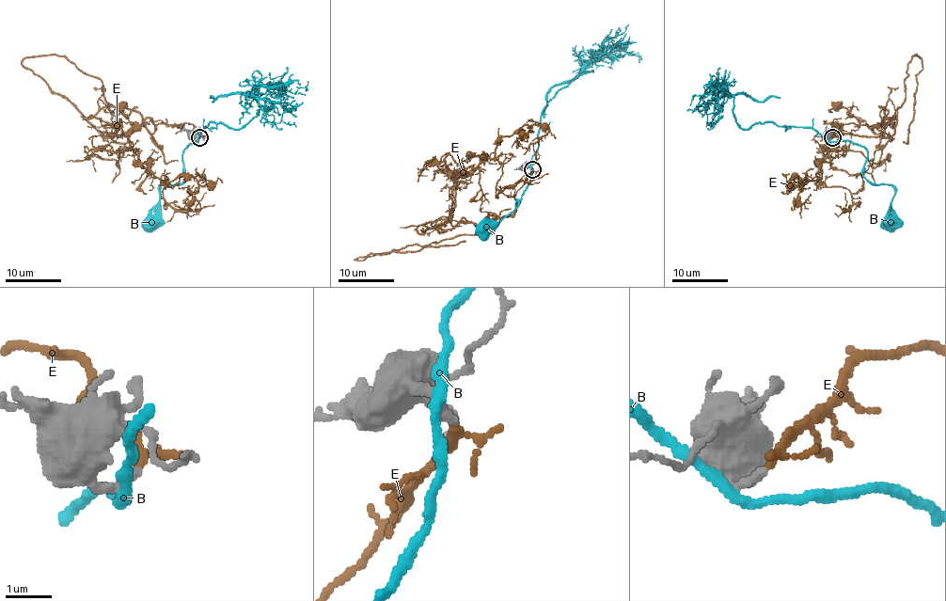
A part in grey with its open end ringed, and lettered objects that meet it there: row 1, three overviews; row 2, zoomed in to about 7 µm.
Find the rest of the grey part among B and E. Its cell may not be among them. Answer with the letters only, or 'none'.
E

